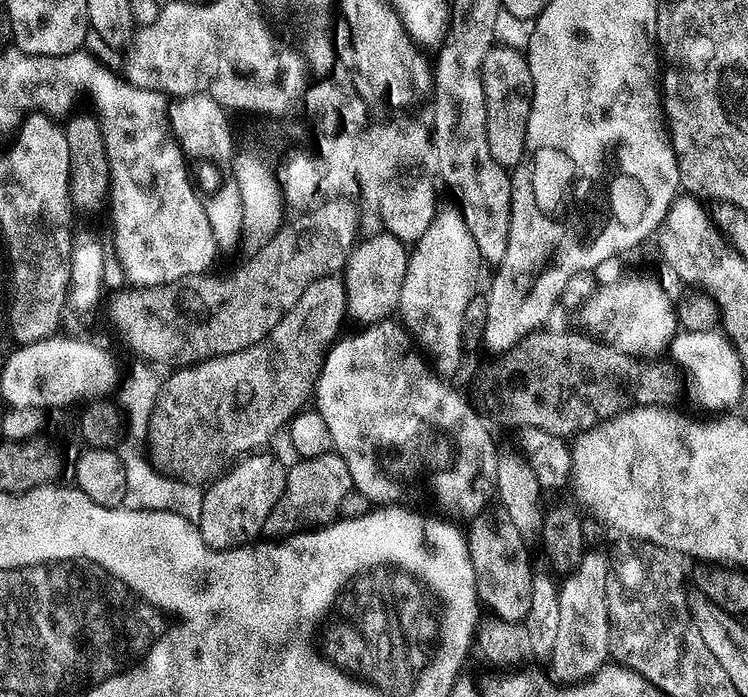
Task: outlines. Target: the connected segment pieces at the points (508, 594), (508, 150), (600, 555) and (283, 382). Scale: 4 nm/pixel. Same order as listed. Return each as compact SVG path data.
M480 514L471 521L472 532L467 533L468 549L476 570L476 589L481 605L489 608L498 620L519 624L527 621L530 614L530 590L534 567L528 557L525 537L508 520L507 515Z
M493 46L483 63L482 86L486 90L490 154L494 162L503 168L515 169L522 162L526 150L526 126L530 122L530 106L534 94L527 55L519 48Z
M588 550L575 568L559 581L558 635L550 657L550 665L552 664L554 671L595 674L609 659L610 618L606 602L609 567L610 556L607 551Z
M339 275L327 276L326 278L318 278L316 284L312 284L306 290L306 294L302 294L302 298L295 306L289 310L282 318L282 322L278 322L278 326L274 326L274 330L266 338L262 338L262 342L258 342L254 346L250 346L241 352L234 354L222 354L221 356L211 356L208 360L203 360L197 364L189 364L180 366L175 369L173 376L165 375L163 384L158 394L157 402L154 403L153 414L150 418L147 439L150 441L151 451L154 453L155 459L161 460L163 467L167 469L171 475L185 480L186 483L197 484L199 486L207 486L221 475L237 458L243 457L245 454L251 454L257 450L263 449L264 444L271 436L276 436L285 431L289 422L296 417L296 413L305 407L304 404L313 399L316 391L316 377L320 374L320 368L324 364L324 354L328 351L333 343L334 336L331 336L328 331L339 322L340 319L345 319L347 307L347 293L344 291L344 282Z

